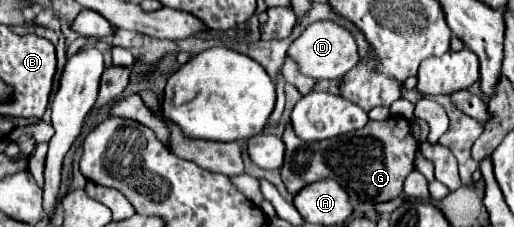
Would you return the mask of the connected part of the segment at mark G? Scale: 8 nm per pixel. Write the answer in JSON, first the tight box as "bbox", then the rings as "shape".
{"bbox":[281,117,417,203],"shape":[[[389,117],[385,121],[369,121],[363,129],[349,135],[323,141],[301,141],[291,123],[285,125],[283,133],[285,161],[281,167],[281,179],[291,195],[319,179],[335,179],[353,201],[381,203],[401,195],[405,177],[415,169],[413,157],[417,141],[409,133],[409,121],[401,117]]]}

